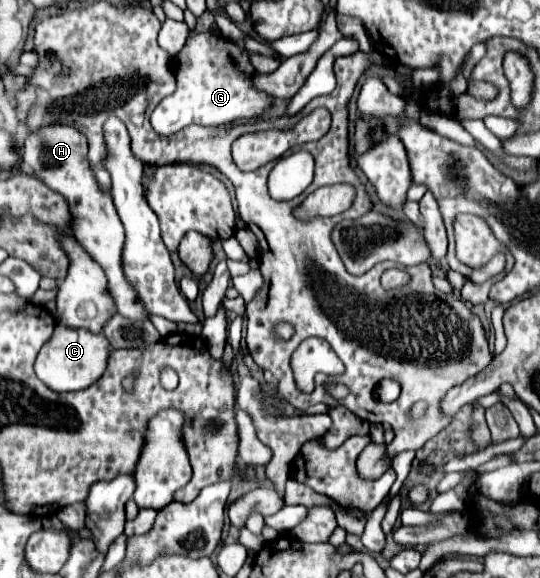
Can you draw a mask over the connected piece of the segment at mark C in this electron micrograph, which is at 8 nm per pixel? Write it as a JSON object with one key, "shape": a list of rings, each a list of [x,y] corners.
{"shape":[[[57,325],[51,339],[41,347],[37,361],[35,361],[35,373],[37,377],[53,391],[79,391],[87,389],[95,381],[99,381],[107,369],[111,349],[109,341],[103,333],[91,333],[87,329],[69,329],[63,325]]]}

